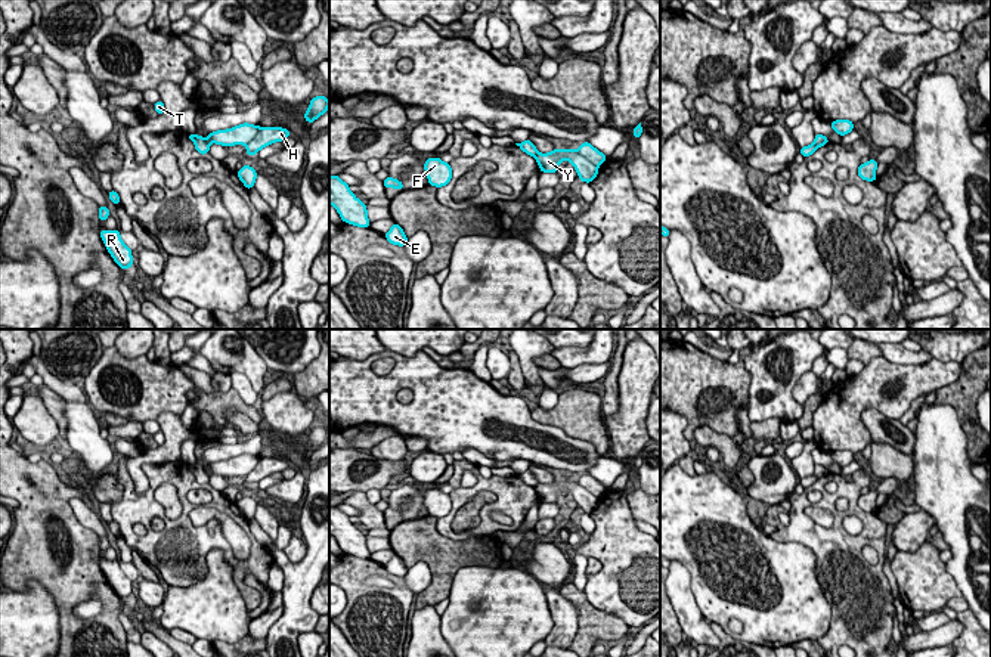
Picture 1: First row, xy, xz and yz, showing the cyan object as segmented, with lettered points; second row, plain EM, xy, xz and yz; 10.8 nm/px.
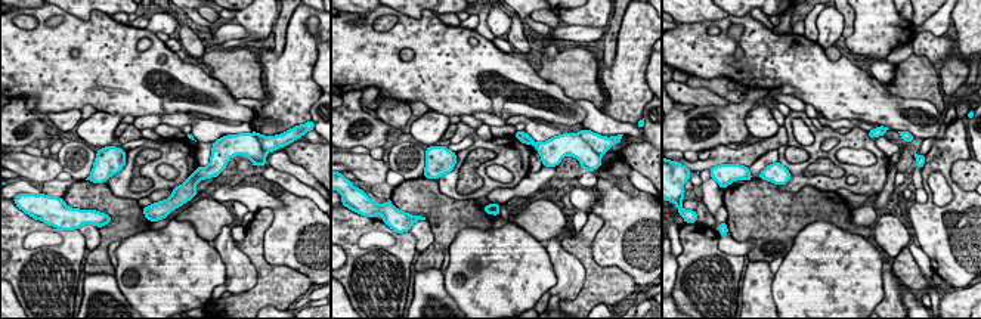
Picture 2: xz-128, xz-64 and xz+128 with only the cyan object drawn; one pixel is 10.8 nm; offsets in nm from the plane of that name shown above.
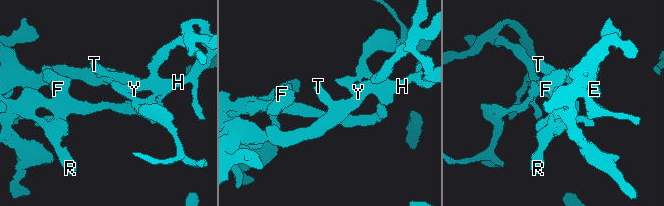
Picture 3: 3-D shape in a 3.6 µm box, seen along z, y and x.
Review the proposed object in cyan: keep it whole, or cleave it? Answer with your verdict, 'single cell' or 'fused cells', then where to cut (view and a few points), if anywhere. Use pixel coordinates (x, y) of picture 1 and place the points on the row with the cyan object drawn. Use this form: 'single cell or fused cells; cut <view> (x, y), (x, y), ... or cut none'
fused cells; cut xz (576, 149), (597, 167)

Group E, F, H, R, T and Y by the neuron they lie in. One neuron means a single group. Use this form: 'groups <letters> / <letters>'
groups E F R T Y / H

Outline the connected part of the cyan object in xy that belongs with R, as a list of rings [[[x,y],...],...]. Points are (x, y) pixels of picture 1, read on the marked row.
[[[103,229],[99,235],[108,252],[121,269],[127,270],[128,267],[133,266],[133,257],[131,257],[133,251],[123,242],[120,232],[117,229],[115,230]]]

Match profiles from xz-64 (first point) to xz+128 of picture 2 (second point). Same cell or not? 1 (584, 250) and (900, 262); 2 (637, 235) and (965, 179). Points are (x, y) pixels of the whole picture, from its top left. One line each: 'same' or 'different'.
1: same
2: different

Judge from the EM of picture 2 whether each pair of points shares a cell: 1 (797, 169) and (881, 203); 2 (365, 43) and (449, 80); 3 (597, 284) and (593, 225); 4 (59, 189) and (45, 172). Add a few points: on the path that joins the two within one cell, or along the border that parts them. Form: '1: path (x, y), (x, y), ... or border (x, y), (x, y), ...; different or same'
1: border (888, 170), (885, 186), (876, 194); different
2: path (386, 64), (401, 79), (429, 79); same
3: path (593, 269), (585, 257), (585, 239); same
4: border (55, 177), (40, 186); different

